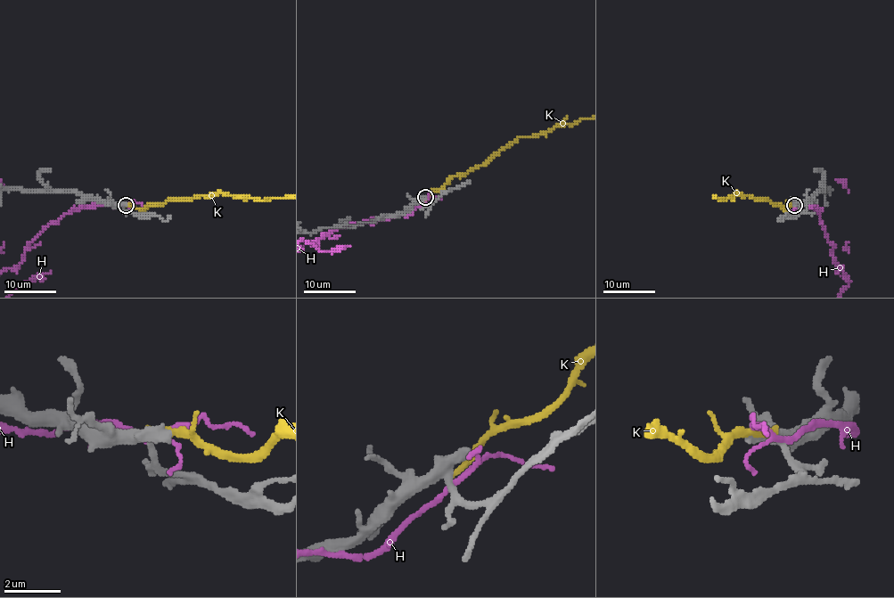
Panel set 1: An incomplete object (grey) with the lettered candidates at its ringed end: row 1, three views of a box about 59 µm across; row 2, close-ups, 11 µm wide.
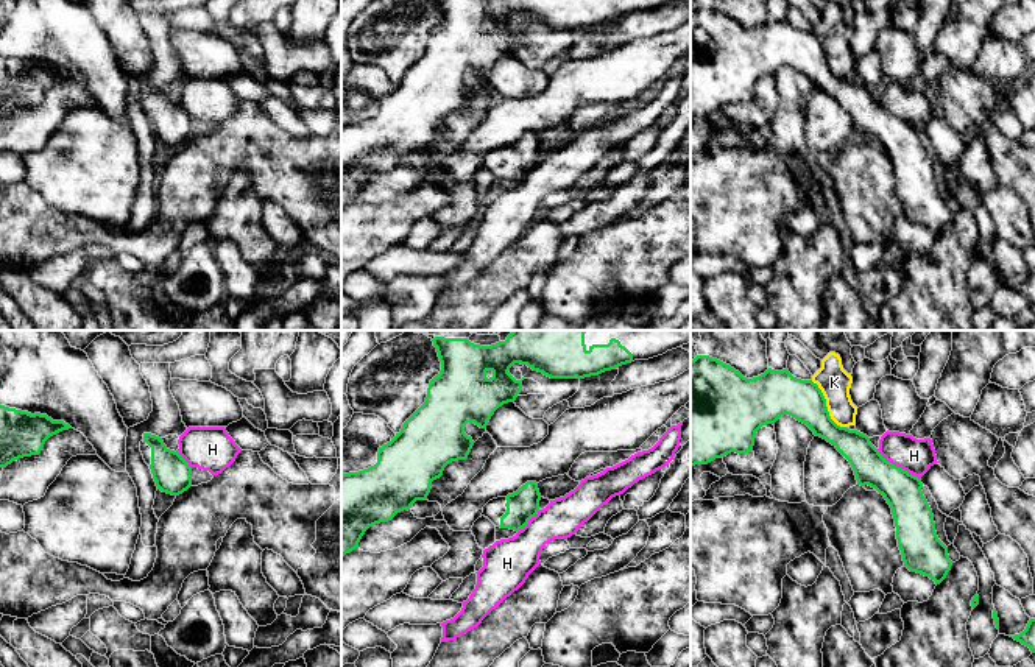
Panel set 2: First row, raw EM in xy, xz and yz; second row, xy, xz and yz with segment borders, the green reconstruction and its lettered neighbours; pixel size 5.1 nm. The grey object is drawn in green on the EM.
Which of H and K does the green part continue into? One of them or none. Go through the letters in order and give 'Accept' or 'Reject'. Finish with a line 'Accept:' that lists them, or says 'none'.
H: Reject
K: Reject
Accept: none

